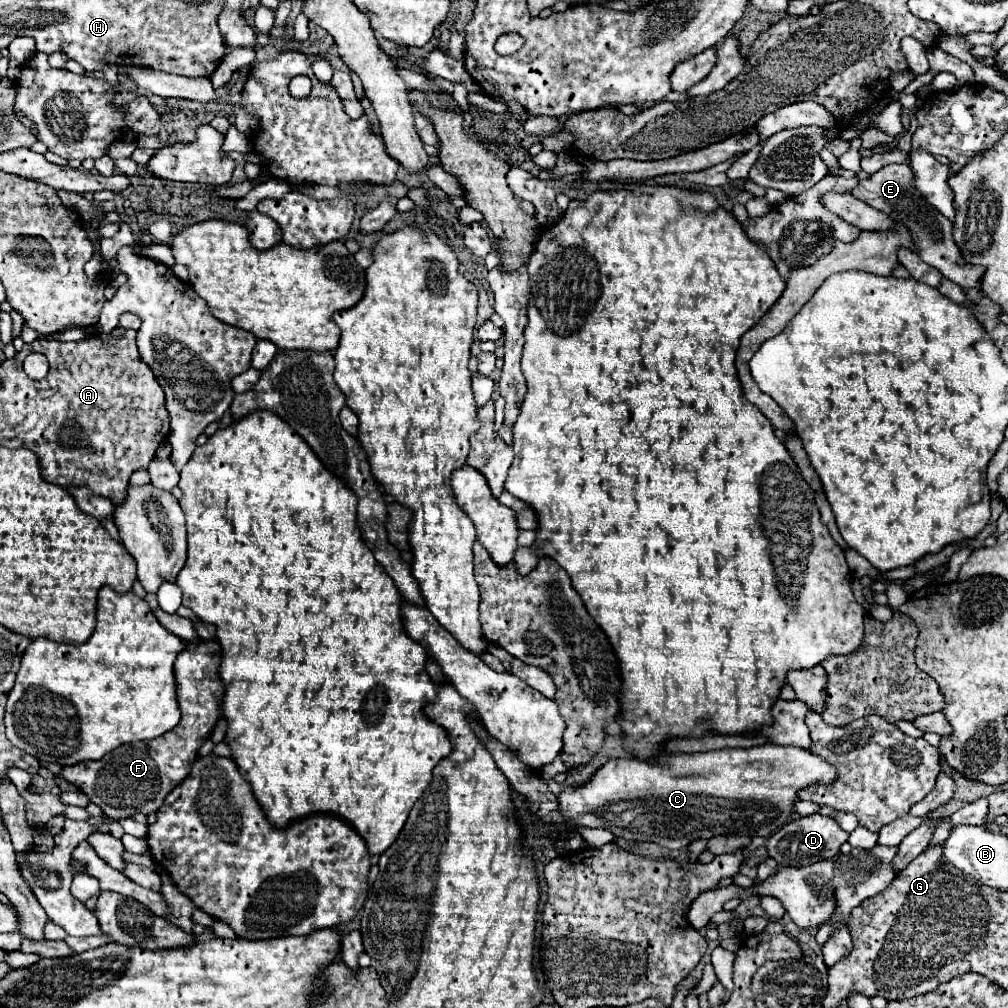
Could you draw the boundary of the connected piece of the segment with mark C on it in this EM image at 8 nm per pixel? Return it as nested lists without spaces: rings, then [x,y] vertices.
[[[763,745],[751,749],[721,749],[707,753],[673,753],[661,755],[657,761],[639,759],[611,759],[607,761],[587,785],[579,789],[565,789],[559,795],[559,813],[569,829],[601,827],[619,839],[653,841],[667,849],[683,849],[695,839],[711,839],[715,835],[749,835],[771,837],[785,823],[791,821],[797,793],[817,783],[831,785],[837,779],[835,767],[801,747]]]

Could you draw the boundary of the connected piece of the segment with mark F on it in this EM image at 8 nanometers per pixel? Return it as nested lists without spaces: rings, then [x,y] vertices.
[[[201,639],[197,643],[187,641],[185,649],[173,665],[177,681],[177,701],[181,707],[179,725],[153,741],[121,745],[99,761],[85,761],[63,767],[61,777],[73,783],[79,791],[83,791],[111,819],[119,821],[135,813],[155,813],[163,805],[169,791],[189,775],[191,763],[197,759],[199,747],[209,739],[215,723],[221,717],[223,681],[217,673],[219,663],[221,647],[215,639]]]

